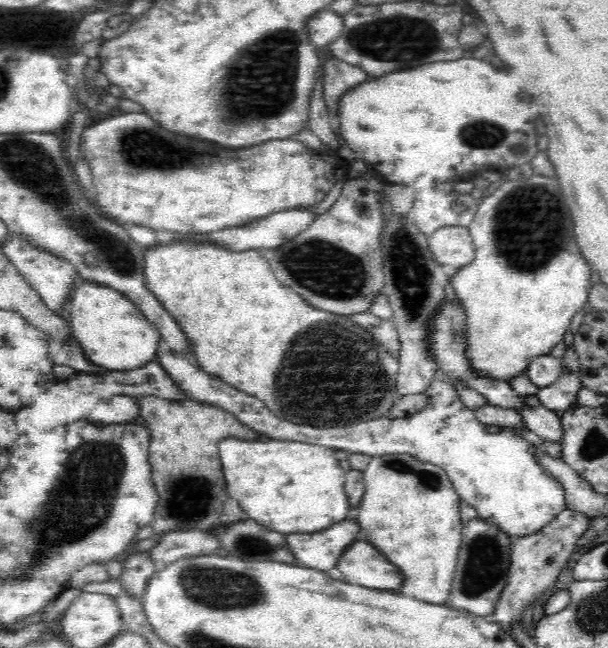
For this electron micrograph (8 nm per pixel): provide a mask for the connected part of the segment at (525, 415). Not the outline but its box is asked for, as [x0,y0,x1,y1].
[519,405,563,443]

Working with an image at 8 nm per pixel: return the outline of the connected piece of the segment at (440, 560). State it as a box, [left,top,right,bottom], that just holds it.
[352,454,463,605]

